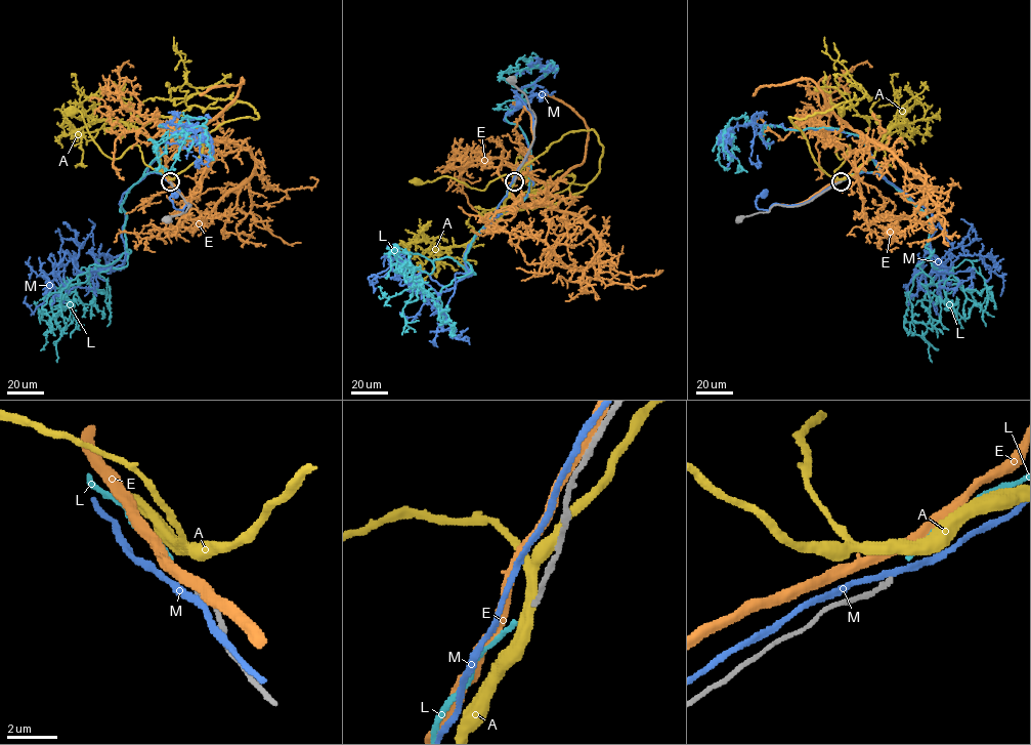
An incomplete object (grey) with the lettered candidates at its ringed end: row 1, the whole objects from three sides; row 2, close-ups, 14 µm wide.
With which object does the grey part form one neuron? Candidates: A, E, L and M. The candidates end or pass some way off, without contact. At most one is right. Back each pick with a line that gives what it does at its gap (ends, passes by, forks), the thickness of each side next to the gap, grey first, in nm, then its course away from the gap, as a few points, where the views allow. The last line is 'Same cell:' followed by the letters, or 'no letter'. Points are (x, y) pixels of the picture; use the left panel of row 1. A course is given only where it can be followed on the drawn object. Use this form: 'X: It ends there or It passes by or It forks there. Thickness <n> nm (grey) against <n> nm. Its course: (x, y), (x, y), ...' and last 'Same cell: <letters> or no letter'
L: It ends there. Thickness 170 nm (grey) against 180 nm. Its course: (168, 180), (145, 169), (186, 128), (161, 126), (205, 118), (157, 147), (172, 172)
Same cell: L

